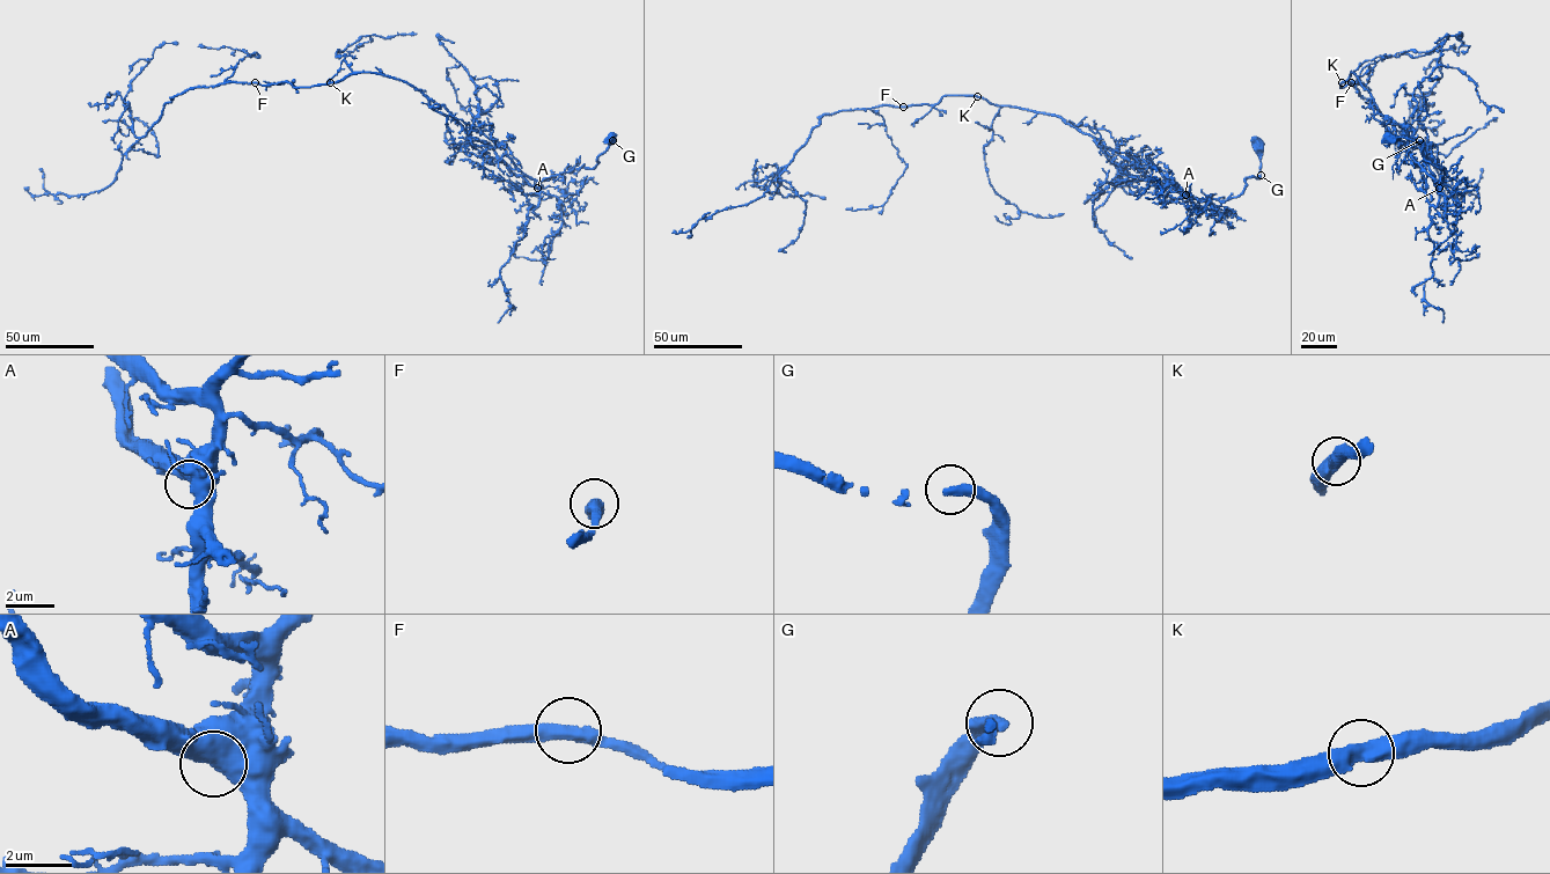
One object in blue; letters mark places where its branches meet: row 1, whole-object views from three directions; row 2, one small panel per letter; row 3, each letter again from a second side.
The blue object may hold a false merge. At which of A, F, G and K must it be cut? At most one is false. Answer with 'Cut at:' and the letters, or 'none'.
Cut at: none

